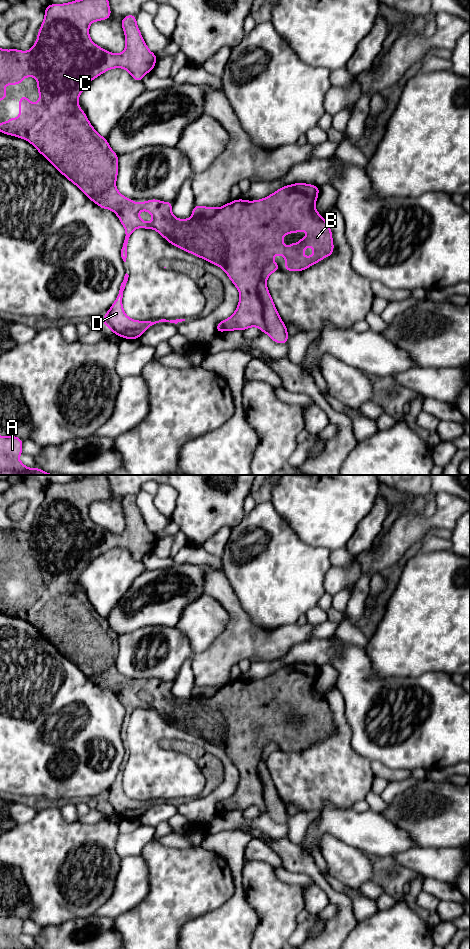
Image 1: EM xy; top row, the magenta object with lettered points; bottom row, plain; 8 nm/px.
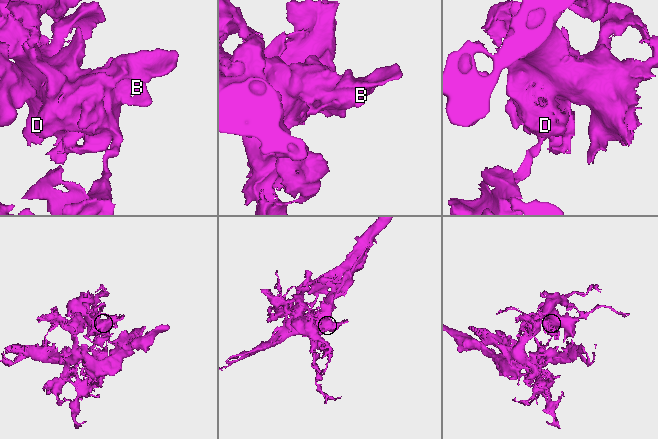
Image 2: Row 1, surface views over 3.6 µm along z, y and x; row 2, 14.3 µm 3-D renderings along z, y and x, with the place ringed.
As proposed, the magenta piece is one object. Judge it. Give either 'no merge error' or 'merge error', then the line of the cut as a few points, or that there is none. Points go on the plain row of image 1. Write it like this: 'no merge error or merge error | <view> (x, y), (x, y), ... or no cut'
merge error | xy (272, 739), (264, 747), (257, 768), (266, 812)

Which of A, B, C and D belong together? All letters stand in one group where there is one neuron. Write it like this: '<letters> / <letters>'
A / B C D

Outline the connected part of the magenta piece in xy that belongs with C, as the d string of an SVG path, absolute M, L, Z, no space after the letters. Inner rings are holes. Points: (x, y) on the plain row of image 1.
M93 475L64 484L50 484L45 488L45 496L37 514L37 521L29 531L19 531L17 528L11 530L0 528L0 581L7 578L4 566L21 564L24 557L36 557L39 571L38 583L31 583L26 576L19 578L19 599L11 597L8 602L0 602L0 612L30 622L61 654L80 668L91 681L103 689L112 690L118 696L126 711L121 729L121 737L124 742L127 738L127 726L131 713L137 708L145 708L156 710L170 724L222 748L238 769L240 780L233 795L217 804L217 813L233 810L243 811L249 807L258 807L263 813L266 813L263 787L257 770L266 744L273 740L275 735L284 735L285 748L288 752L303 751L333 734L334 724L330 706L324 698L315 698L312 693L318 678L319 667L306 663L286 665L263 679L255 681L234 680L220 687L213 697L206 699L176 698L171 692L173 682L151 679L137 683L123 676L116 668L118 635L111 629L106 618L99 615L93 608L86 594L78 585L78 578L90 561L113 548L124 548L134 560L141 562L142 558L154 549L157 537L148 529L137 506L135 495L126 495L121 501L126 522L125 530L122 533L111 533L93 523L89 516L90 504L95 501L107 500L110 496L111 490L106 475ZM142 690L152 695L153 700L151 702L140 699L139 692ZM301 710L306 710L308 715L302 717L298 723L291 723L287 727L283 725L284 714L299 713ZM310 726L314 728L314 732L309 738L306 738L303 730Z

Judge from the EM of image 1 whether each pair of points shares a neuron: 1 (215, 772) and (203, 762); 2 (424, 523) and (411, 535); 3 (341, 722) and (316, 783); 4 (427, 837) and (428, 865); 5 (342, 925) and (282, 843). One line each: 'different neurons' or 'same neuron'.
1: same neuron
2: same neuron
3: same neuron
4: different neurons
5: same neuron

